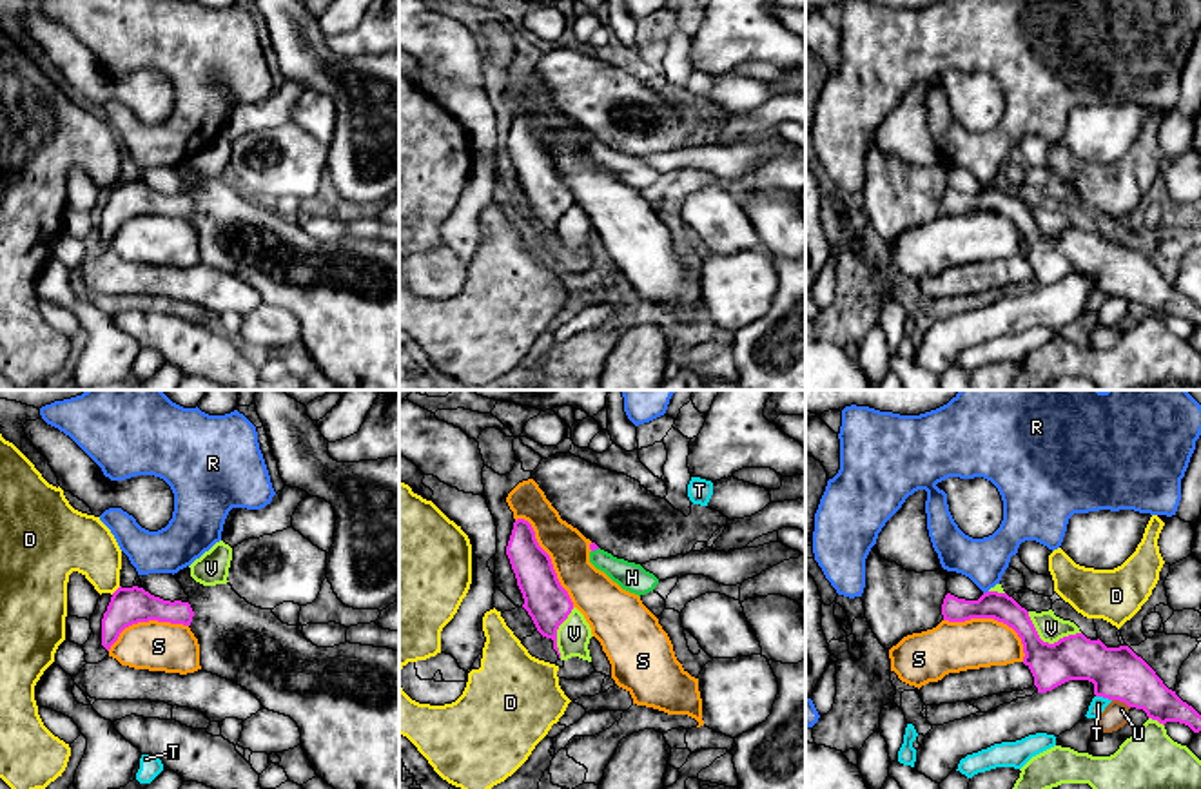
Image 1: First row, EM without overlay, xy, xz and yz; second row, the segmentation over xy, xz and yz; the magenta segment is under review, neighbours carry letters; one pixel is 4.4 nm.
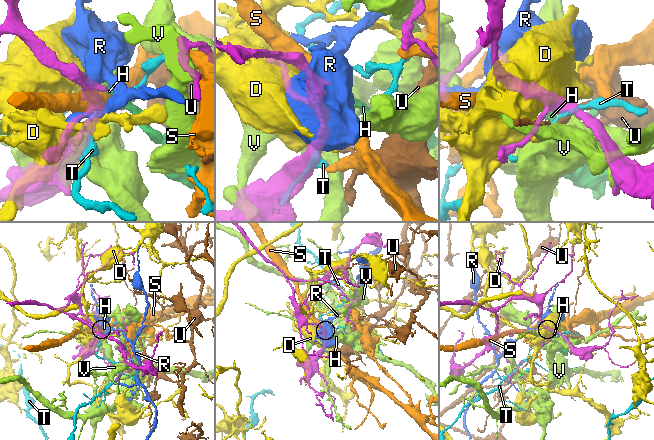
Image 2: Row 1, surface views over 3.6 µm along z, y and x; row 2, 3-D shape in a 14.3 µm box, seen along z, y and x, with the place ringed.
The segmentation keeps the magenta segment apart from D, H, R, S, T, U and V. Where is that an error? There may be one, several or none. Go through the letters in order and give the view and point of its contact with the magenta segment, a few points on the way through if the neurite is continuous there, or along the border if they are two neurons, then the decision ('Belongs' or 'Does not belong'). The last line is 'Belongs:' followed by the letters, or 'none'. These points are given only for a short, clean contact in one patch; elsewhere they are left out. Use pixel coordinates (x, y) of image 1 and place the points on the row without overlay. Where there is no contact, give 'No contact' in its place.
D: Touches magenta at xy (117, 184). Does not belong
H: Touches magenta at xz (595, 142). Path across: xz (594, 140), (595, 142), (614, 162), (632, 171). Belongs
R: Touches magenta at yz (987, 185). Boundary: yz (987, 184), (984, 187). Does not belong
S: Touches magenta at yz (995, 213). Does not belong
T: Touches magenta at yz (1103, 291). Boundary: yz (1096, 289), (1111, 294). Does not belong
U: Touches magenta at yz (1122, 294). Boundary: yz (1113, 292), (1122, 294), (1129, 301). Does not belong
V: Touches magenta at yz (1047, 236). Does not belong
Belongs: H

